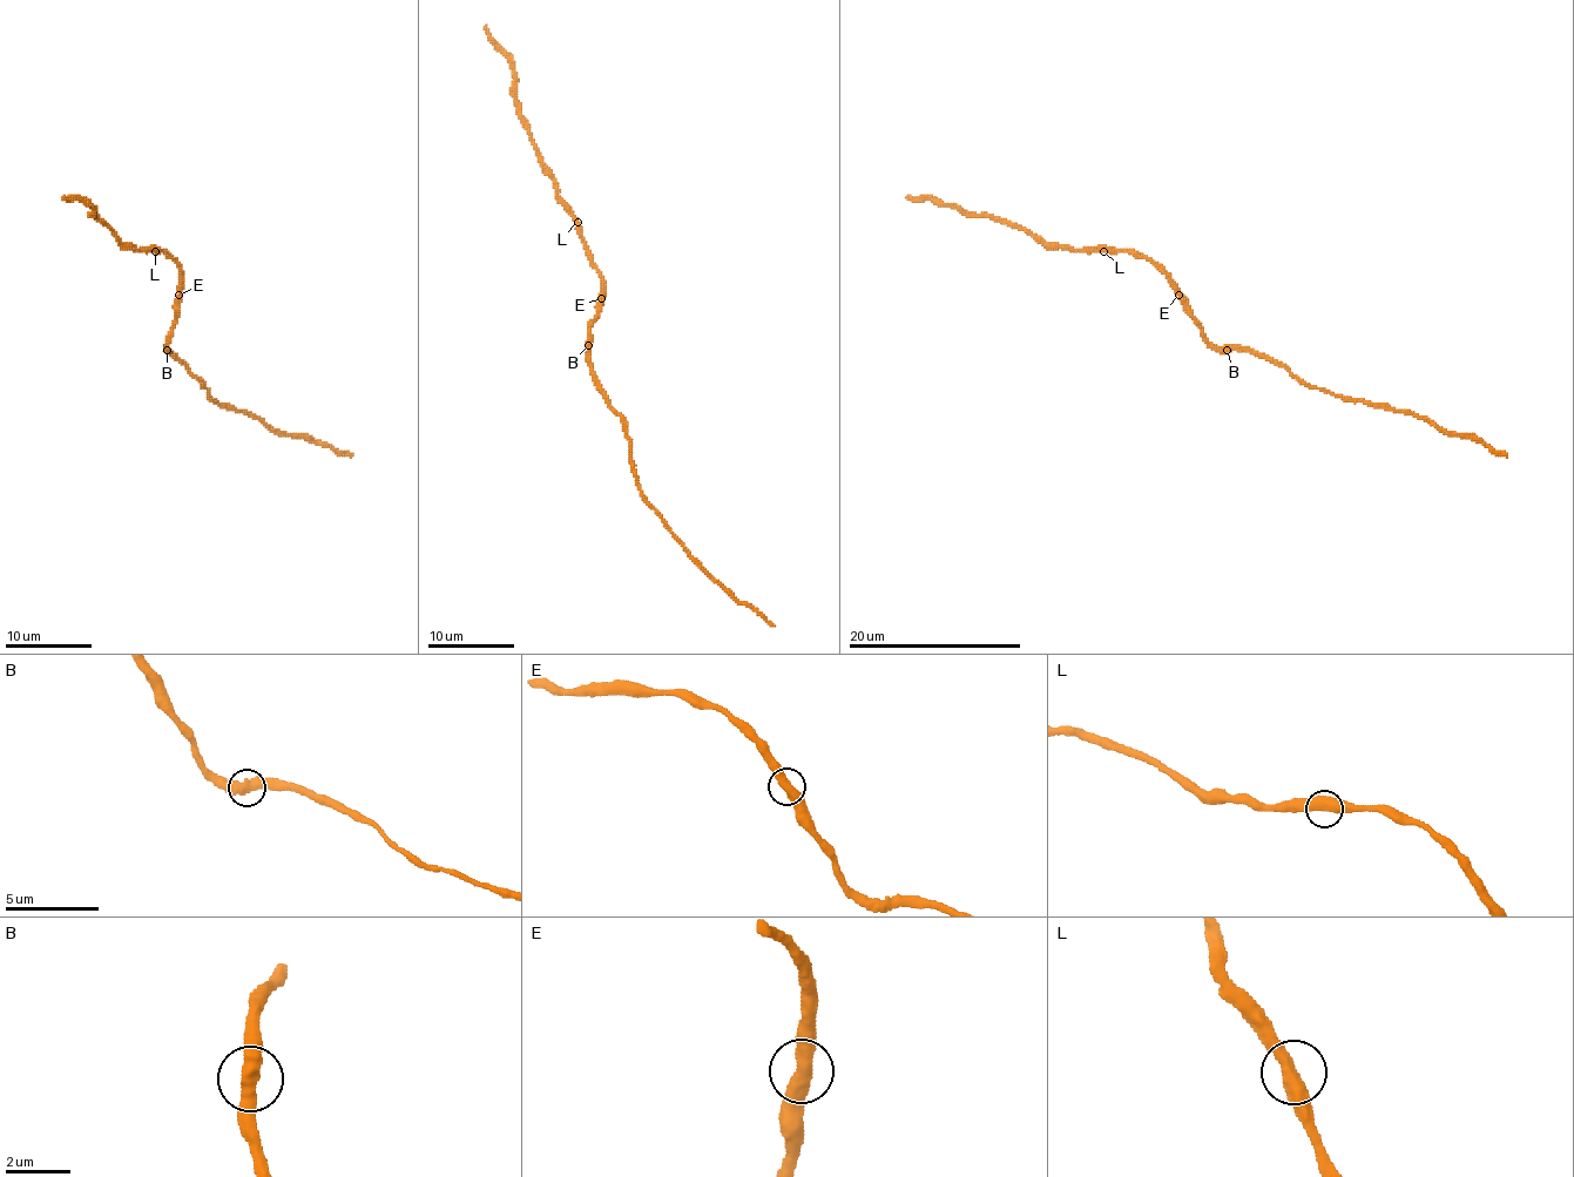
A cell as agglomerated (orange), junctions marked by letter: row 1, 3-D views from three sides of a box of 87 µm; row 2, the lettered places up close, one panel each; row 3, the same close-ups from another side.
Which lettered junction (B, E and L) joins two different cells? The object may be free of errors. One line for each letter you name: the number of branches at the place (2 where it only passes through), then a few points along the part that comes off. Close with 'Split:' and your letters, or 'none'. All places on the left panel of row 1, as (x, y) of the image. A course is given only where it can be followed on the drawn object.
Split: none

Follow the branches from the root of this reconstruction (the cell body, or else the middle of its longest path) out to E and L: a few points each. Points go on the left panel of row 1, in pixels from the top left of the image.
E: (168, 340), (175, 318), (175, 299), (178, 295)
L: (168, 340), (178, 292), (178, 266), (164, 251), (155, 251)

